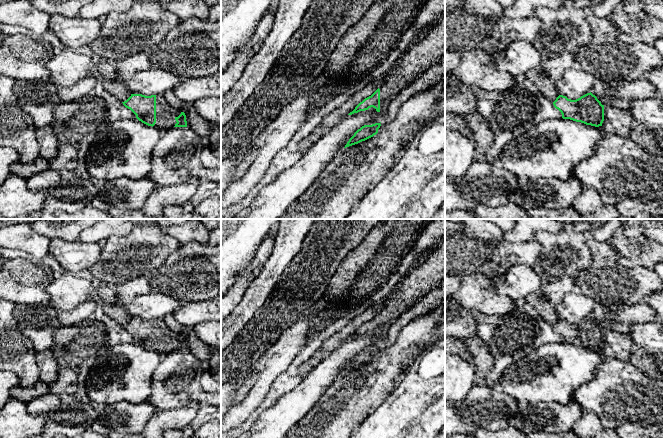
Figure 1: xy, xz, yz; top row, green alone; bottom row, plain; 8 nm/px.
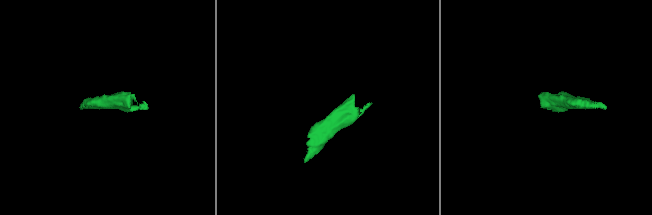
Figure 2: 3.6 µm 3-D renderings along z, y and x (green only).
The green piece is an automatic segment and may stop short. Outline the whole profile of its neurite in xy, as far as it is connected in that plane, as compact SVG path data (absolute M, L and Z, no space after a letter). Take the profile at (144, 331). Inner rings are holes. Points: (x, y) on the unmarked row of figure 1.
M131 318L122 327L139 345L161 355L173 351L187 351L185 337L170 330L163 319Z

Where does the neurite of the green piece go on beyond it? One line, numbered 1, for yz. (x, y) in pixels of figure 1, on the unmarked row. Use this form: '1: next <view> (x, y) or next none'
1: next none

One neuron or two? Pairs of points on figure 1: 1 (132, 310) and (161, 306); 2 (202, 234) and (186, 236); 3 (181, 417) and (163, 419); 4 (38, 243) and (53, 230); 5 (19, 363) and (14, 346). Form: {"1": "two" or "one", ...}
{"1": "one", "2": "one", "3": "one", "4": "two", "5": "one"}

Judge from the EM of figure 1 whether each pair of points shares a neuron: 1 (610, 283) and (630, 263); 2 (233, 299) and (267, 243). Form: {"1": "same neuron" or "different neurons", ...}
{"1": "different neurons", "2": "same neuron"}

